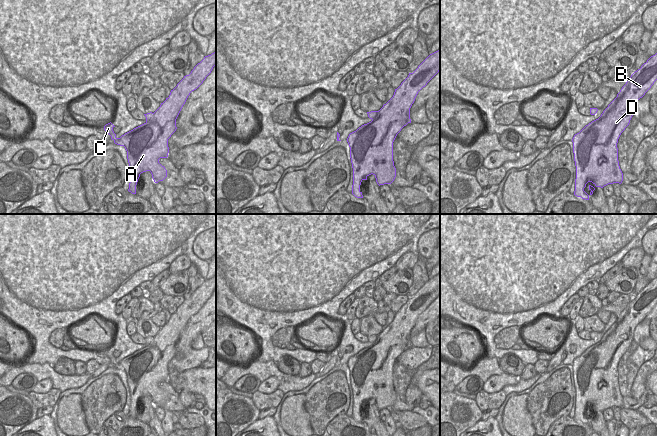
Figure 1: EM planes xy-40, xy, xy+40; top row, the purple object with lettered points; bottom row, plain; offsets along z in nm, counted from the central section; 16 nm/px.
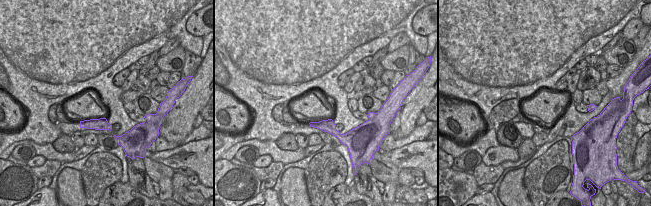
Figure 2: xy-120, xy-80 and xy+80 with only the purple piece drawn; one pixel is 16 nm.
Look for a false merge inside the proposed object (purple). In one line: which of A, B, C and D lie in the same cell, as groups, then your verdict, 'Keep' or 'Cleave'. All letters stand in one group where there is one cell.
Groups: A B C D. Keep

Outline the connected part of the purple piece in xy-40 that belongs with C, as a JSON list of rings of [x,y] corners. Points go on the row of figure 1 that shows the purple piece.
[[[216,52],[205,56],[189,75],[171,90],[170,95],[154,112],[144,114],[146,122],[125,133],[120,138],[113,131],[111,122],[104,130],[115,144],[124,146],[130,167],[131,179],[128,191],[136,194],[136,185],[140,174],[150,171],[155,183],[167,177],[167,170],[159,163],[160,158],[167,158],[169,153],[168,139],[176,131],[176,119],[188,96],[196,90],[211,73],[216,65]]]

